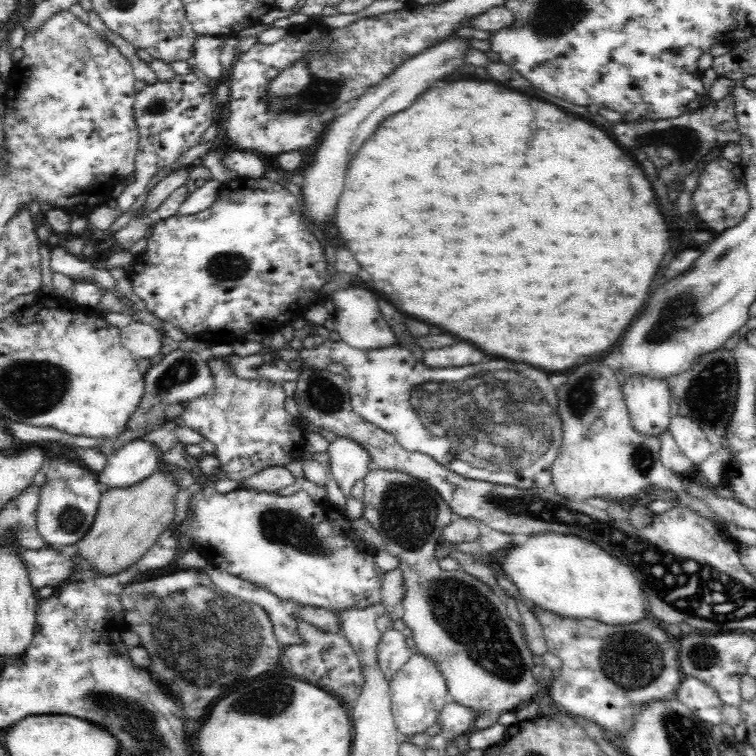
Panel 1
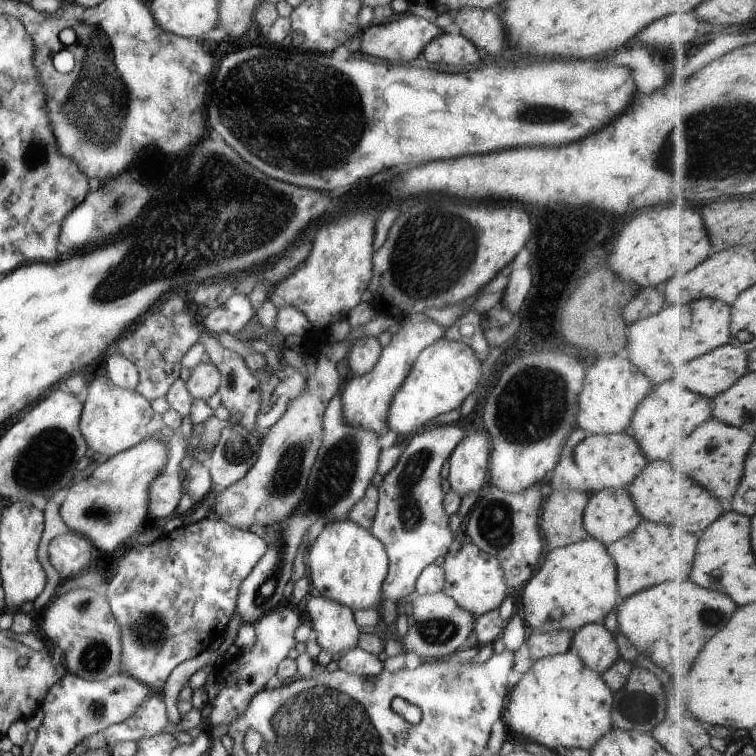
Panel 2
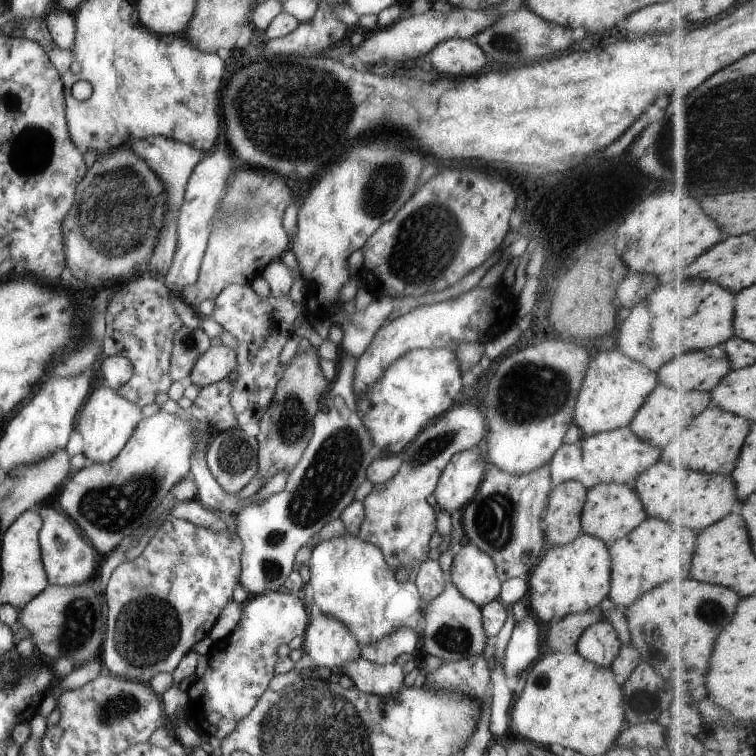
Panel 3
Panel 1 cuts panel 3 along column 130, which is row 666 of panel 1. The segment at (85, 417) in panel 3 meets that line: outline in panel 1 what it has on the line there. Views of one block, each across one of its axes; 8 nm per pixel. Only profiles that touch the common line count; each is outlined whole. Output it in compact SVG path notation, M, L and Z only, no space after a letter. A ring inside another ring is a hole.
M411 654L408 662L396 672L396 677L389 684L391 709L400 733L401 742L408 741L408 735L425 732L437 722L442 707L448 698L448 687L438 667L425 654Z

